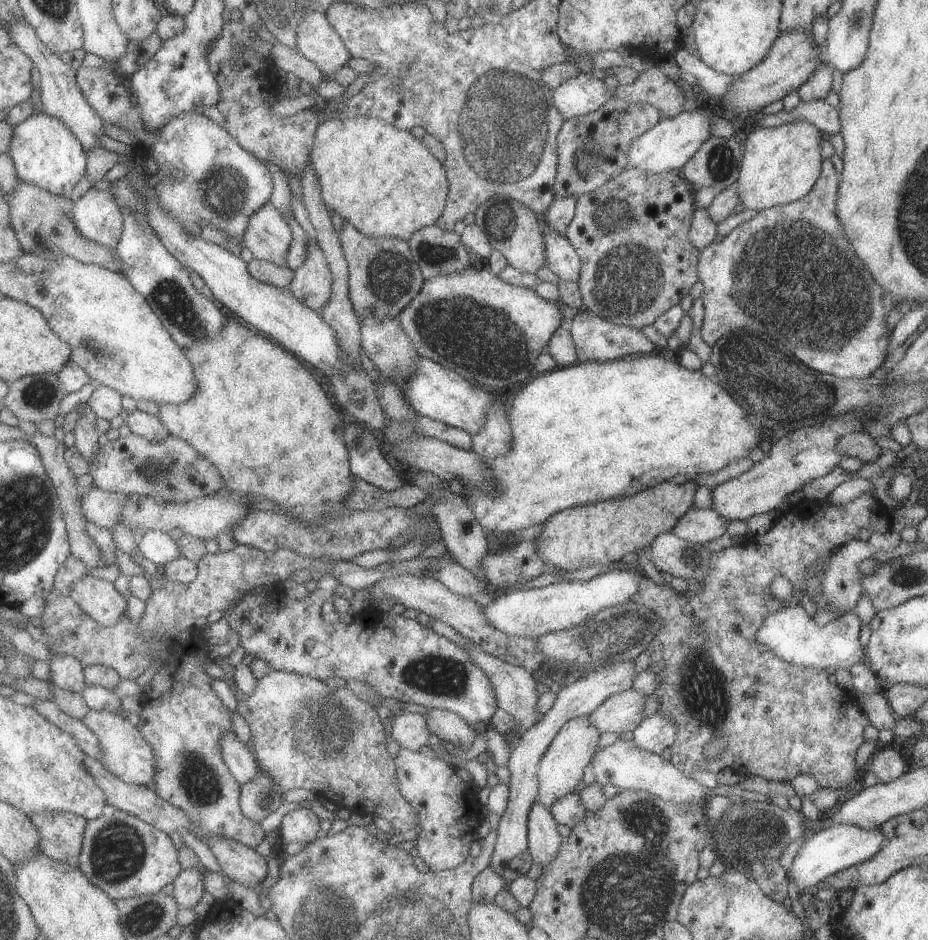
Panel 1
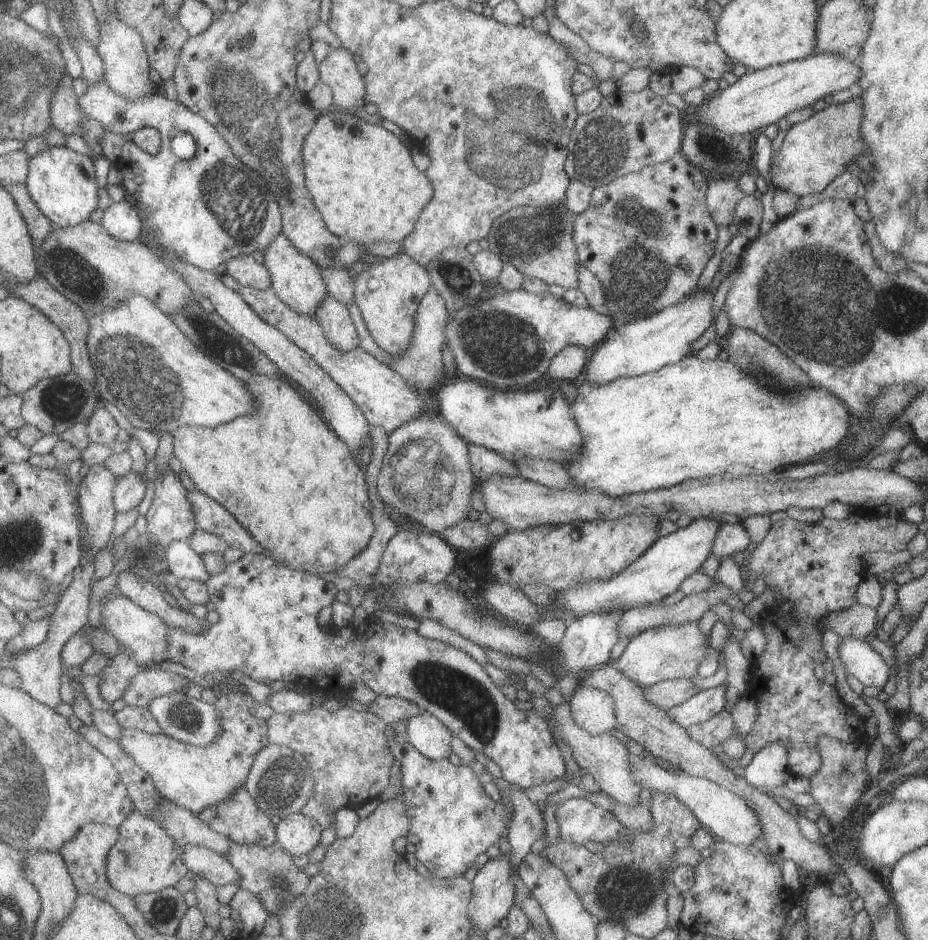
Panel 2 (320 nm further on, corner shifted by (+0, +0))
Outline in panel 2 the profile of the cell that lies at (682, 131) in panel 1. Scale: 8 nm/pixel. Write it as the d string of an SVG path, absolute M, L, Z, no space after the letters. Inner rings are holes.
M817 54L804 60L768 66L755 70L752 74L747 73L726 90L716 92L701 106L694 108L694 114L698 120L714 126L724 134L746 135L777 123L790 112L813 106L818 100L824 100L828 94L846 89L856 90L860 78L862 68L859 64L852 64L840 54Z

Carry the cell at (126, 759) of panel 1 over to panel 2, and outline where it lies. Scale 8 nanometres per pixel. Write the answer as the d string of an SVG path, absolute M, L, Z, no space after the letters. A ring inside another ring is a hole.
M228 676L223 684L216 684L213 690L218 694L216 706L218 714L220 714L220 733L216 736L216 740L210 746L200 747L172 738L172 736L161 734L151 734L142 730L128 729L124 727L124 736L120 738L120 744L124 746L124 750L134 756L136 762L150 773L154 778L158 790L162 792L162 796L172 800L180 806L184 806L194 813L200 814L204 812L208 806L226 802L228 798L232 798L232 794L240 788L246 786L248 774L255 765L258 755L270 743L270 734L267 732L267 722L264 719L258 718L256 714L252 714L256 701L248 693L248 690L243 685L238 685L238 690L228 690L234 688L239 682Z

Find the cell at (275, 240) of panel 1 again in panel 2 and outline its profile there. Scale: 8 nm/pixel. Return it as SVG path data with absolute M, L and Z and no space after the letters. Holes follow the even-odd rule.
M280 232L276 238L272 238L272 244L262 252L264 253L264 265L270 272L272 288L278 298L298 314L315 316L320 302L326 298L329 291L314 260L306 256L304 252L297 250L283 232Z

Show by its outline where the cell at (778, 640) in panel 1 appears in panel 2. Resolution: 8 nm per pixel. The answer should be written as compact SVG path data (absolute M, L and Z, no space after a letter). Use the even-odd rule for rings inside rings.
M854 636L840 638L838 654L846 673L858 679L865 688L884 689L890 678L890 666L866 639Z

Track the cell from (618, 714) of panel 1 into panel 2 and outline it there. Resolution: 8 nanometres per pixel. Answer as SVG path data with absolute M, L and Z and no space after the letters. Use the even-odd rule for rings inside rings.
M677 679L646 686L643 688L643 694L646 702L652 702L667 712L670 708L690 700L700 690L691 679Z

